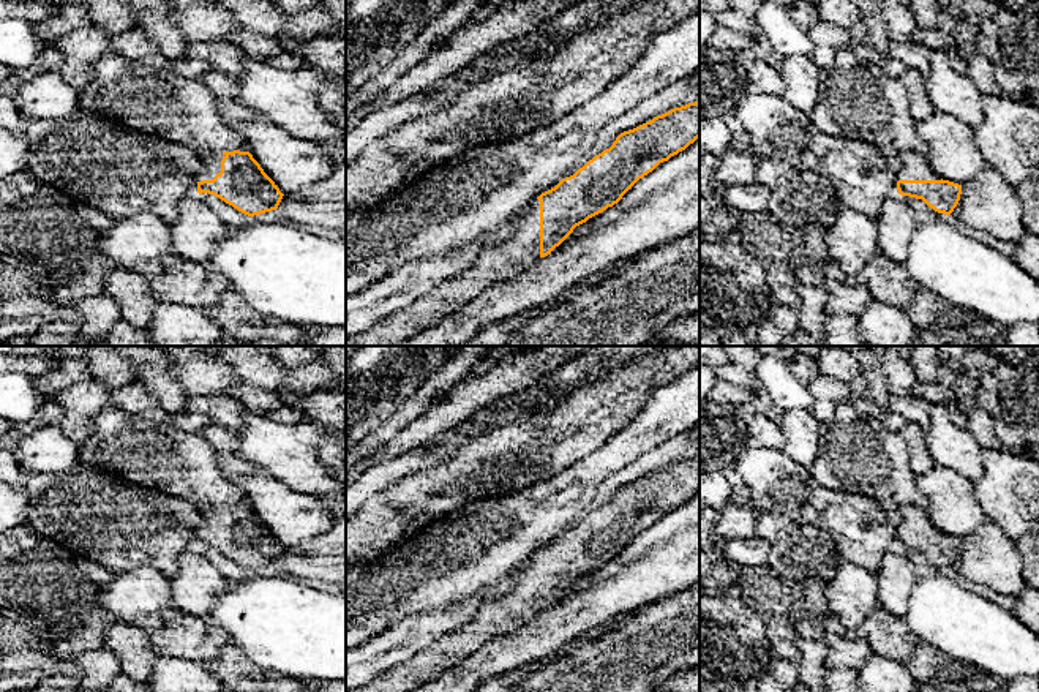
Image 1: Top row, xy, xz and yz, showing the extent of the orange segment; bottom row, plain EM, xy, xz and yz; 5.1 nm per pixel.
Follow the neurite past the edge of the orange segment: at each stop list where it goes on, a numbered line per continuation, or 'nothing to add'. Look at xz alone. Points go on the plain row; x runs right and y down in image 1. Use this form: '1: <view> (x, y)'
1: xz (504, 613)

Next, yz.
1: yz (913, 520)

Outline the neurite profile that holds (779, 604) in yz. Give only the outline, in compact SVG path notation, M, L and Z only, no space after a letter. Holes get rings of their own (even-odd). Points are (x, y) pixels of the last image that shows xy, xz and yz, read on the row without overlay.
M766 564L742 567L737 575L737 596L763 619L775 656L797 664L801 635L793 622L804 613L802 585L791 578L777 578Z

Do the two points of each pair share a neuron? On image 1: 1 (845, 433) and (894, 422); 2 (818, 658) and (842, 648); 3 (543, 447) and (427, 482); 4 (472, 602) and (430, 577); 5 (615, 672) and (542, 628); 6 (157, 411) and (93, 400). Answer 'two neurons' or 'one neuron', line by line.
1: two neurons
2: two neurons
3: one neuron
4: two neurons
5: two neurons
6: one neuron

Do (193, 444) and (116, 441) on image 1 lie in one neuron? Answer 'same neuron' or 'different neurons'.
same neuron

